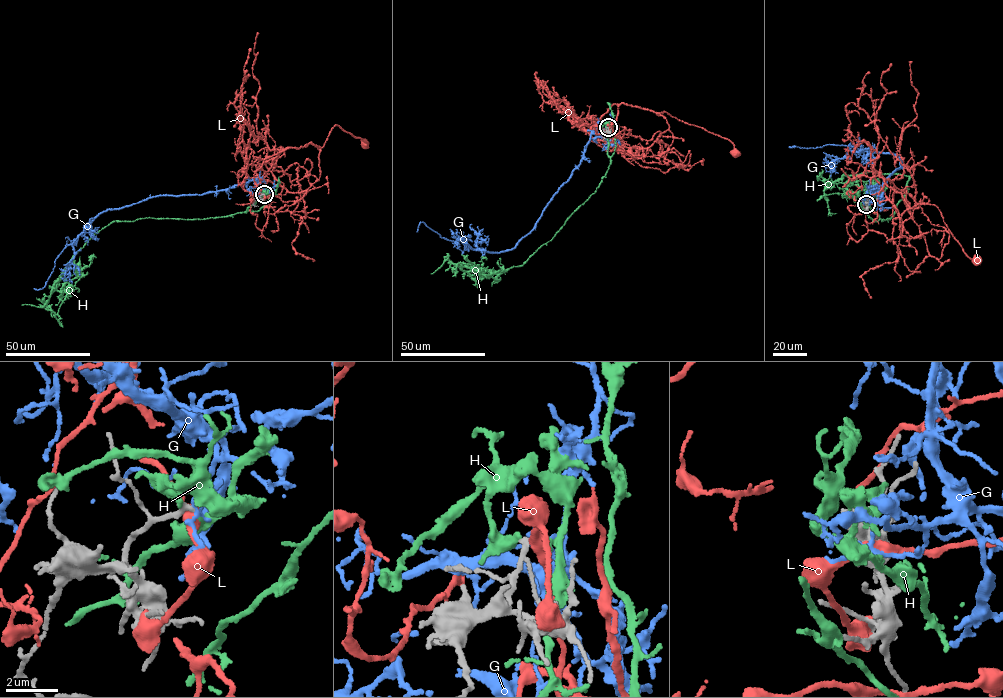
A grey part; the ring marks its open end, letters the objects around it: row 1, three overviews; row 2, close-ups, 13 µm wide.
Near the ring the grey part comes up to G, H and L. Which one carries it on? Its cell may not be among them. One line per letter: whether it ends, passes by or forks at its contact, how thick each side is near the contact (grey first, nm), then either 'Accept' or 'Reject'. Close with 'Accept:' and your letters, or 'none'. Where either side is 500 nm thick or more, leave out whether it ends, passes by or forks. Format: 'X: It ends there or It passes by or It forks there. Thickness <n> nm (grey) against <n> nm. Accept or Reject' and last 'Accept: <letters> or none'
G: It passes by. Thickness 240 nm (grey) against 140 nm. Reject
H: It ends there. Thickness 240 nm (grey) against 380 nm. Reject
L: It passes by. Thickness 260 nm (grey) against 440 nm. Reject
Accept: none

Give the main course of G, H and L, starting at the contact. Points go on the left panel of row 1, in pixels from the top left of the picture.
G: (264, 193), (264, 188), (250, 181), (203, 194), (161, 194), (102, 211), (57, 257), (45, 286), (34, 288)
H: (263, 193), (267, 194), (246, 211), (222, 217), (110, 223), (73, 255), (51, 293), (65, 291), (94, 256)
L: (264, 194), (259, 187), (264, 173), (280, 151), (311, 143), (323, 147), (335, 125), (364, 142)

